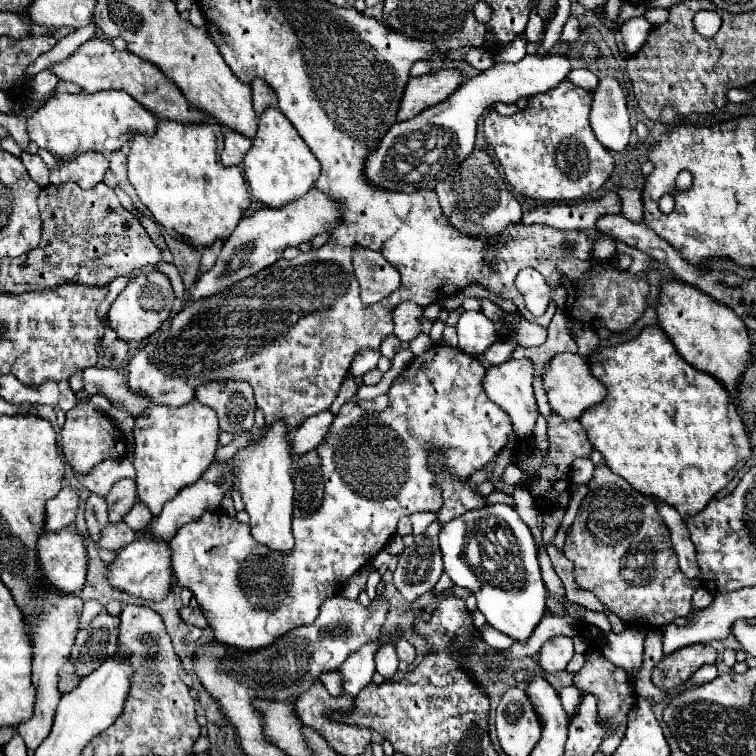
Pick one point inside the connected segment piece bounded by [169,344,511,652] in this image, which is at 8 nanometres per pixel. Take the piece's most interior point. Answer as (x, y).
(376, 463)

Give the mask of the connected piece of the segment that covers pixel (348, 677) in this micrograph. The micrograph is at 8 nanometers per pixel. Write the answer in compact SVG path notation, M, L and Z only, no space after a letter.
M379 640L361 646L345 660L343 668L339 668L343 674L343 688L347 694L357 696L367 684L371 684L375 674L375 654L381 646L383 642Z

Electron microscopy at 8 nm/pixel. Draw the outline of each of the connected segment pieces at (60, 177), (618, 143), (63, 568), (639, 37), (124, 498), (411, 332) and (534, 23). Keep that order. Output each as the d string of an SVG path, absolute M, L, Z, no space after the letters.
M83 152L77 158L65 162L63 166L55 166L49 170L51 184L63 184L67 180L75 180L81 188L93 188L103 180L103 174L109 168L109 160L99 152Z
M603 78L593 92L591 128L599 142L615 152L629 144L631 124L625 94L615 78Z
M61 528L55 532L45 532L39 542L37 542L37 550L39 550L39 568L43 572L43 578L53 586L59 588L65 594L77 594L83 584L85 584L85 576L87 576L87 548L83 542L83 534L75 528Z
M633 18L619 28L619 34L623 36L627 50L635 54L643 46L643 40L647 40L649 30L651 30L651 24L645 18Z
M123 478L119 482L113 484L113 488L109 490L109 494L105 496L107 506L109 506L109 522L117 524L123 522L123 516L133 508L133 504L137 502L135 496L135 482L129 478Z
M401 302L393 310L393 324L395 324L395 336L401 342L411 342L421 332L421 318L423 308L415 302Z
M533 12L531 18L529 18L529 24L527 24L527 28L525 28L525 38L527 38L527 42L541 42L541 40L543 40L543 32L545 32L543 20Z

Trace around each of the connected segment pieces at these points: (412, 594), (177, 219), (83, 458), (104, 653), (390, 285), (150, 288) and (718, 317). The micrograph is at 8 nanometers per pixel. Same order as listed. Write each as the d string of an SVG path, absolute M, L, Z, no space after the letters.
M433 522L423 534L415 536L413 546L407 546L403 550L403 554L399 556L399 564L393 572L393 584L403 594L403 598L409 602L415 602L419 596L429 592L443 572L443 560L441 560L441 550L439 550L439 540L437 540L439 528L441 528L441 524Z
M161 120L155 136L135 136L127 158L129 182L133 184L139 200L149 208L153 218L163 228L183 238L191 246L213 246L215 240L227 240L237 222L251 206L251 196L245 178L237 166L225 168L219 162L219 150L223 148L223 130L219 124L177 124Z
M81 400L75 408L65 412L65 416L67 416L67 422L61 430L61 448L63 448L67 462L73 466L75 472L85 474L87 470L95 468L95 464L107 460L111 456L113 458L125 456L125 452L127 452L125 434L109 420L109 416L91 408L87 400Z
M93 624L85 630L77 632L77 640L71 652L71 658L75 660L75 666L79 668L79 676L91 674L95 668L99 668L107 658L111 658L119 648L119 628L107 626L107 628L95 628Z
M355 248L353 268L361 284L361 300L365 306L381 302L399 286L399 272L373 250Z
M157 270L141 272L115 298L115 302L111 304L111 308L107 312L107 322L117 332L117 336L121 340L141 342L141 340L149 338L153 332L157 332L163 326L163 322L171 316L173 300L175 300L173 288L171 288L171 282L165 274L161 274Z
M665 282L661 290L661 300L657 304L657 314L661 328L681 352L681 356L695 368L709 372L713 378L723 382L725 390L735 398L739 380L751 364L751 340L747 328L739 316L735 316L727 306L711 300L695 286L681 282Z

